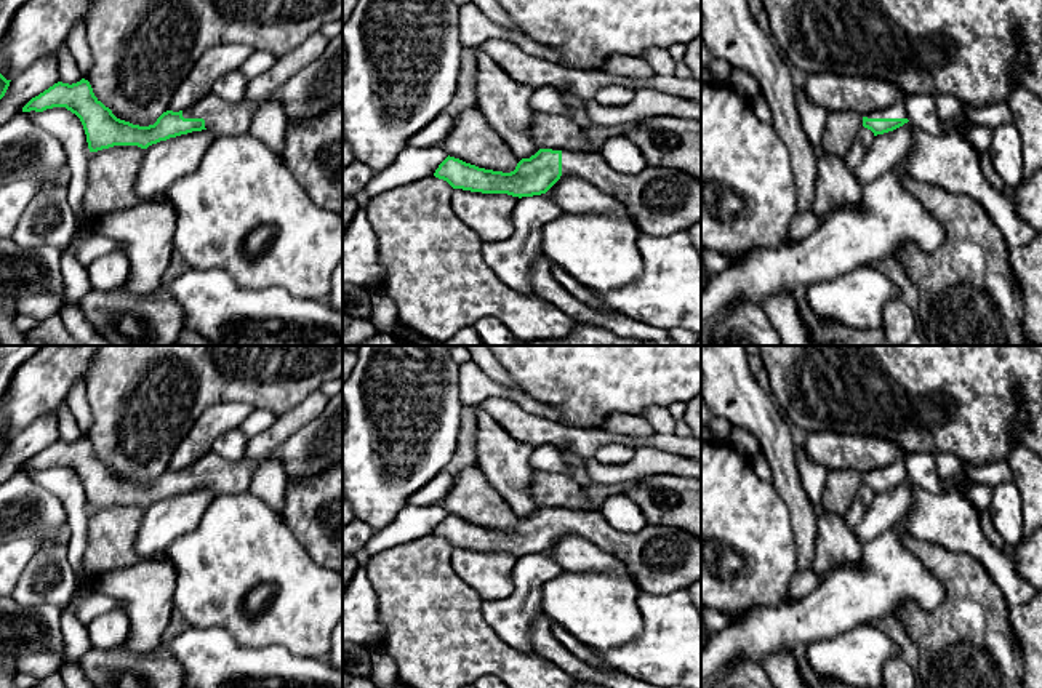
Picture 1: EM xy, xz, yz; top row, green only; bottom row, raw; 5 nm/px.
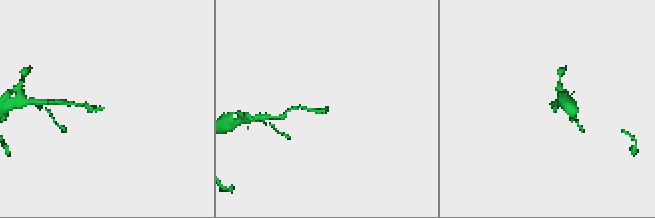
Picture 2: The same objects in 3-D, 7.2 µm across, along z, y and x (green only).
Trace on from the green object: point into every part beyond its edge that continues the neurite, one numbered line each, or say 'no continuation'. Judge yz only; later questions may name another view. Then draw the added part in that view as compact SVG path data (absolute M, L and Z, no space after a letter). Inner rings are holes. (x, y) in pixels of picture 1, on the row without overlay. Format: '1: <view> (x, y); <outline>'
1: yz (898, 468); M904 459L895 461L885 467L866 472L868 477L908 477Z

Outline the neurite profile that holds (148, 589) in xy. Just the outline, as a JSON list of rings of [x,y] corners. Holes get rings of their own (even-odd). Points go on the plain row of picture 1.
[[[146,560],[98,578],[94,590],[125,603],[130,635],[122,645],[128,651],[146,653],[162,642],[174,611],[176,568],[165,560]]]

